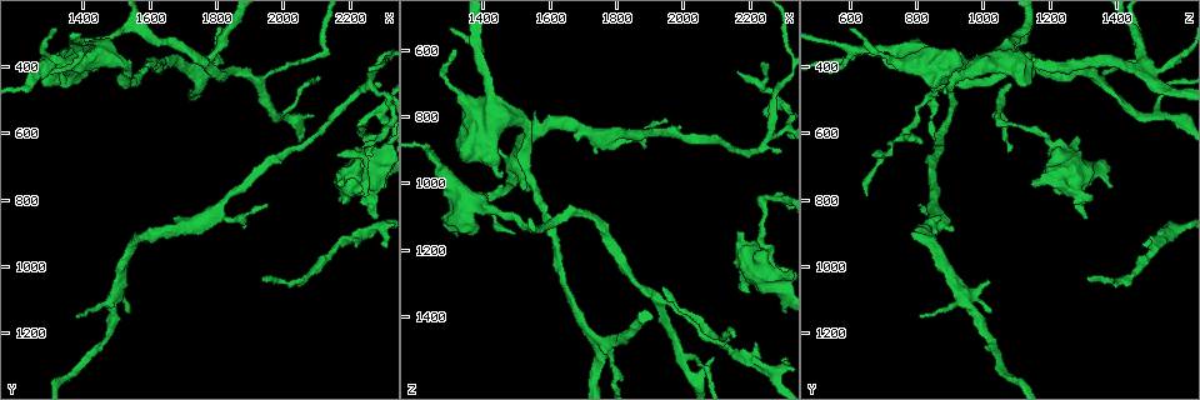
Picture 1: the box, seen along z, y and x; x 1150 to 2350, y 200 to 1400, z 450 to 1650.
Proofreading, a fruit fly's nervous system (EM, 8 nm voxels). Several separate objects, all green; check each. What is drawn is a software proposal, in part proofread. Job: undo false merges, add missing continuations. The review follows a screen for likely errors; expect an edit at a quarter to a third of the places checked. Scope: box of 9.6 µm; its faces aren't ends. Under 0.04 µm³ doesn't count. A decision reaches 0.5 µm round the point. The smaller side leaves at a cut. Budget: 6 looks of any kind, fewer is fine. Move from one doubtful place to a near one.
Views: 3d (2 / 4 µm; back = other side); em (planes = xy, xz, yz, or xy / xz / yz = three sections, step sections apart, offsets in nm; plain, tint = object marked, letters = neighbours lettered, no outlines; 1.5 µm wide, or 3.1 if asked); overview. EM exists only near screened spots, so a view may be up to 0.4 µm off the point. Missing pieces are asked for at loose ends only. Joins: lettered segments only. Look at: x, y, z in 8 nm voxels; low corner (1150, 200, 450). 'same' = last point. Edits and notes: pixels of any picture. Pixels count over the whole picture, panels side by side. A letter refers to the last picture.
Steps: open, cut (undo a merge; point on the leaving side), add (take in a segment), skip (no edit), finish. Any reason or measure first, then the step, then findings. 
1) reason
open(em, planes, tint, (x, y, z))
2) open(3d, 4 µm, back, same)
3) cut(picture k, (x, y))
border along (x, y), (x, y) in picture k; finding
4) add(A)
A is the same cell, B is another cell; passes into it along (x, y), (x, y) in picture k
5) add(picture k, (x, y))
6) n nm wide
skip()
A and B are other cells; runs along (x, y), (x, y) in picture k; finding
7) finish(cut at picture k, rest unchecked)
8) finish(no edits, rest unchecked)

abrupt turn
open(em, yz, step 4, plain, (2110, 370, 1470))

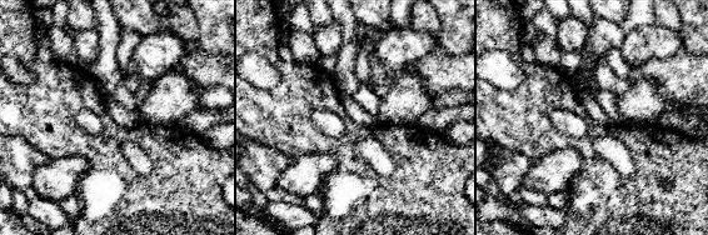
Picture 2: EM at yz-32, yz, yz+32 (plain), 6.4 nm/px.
open(em, yz, step 4, letters, same)

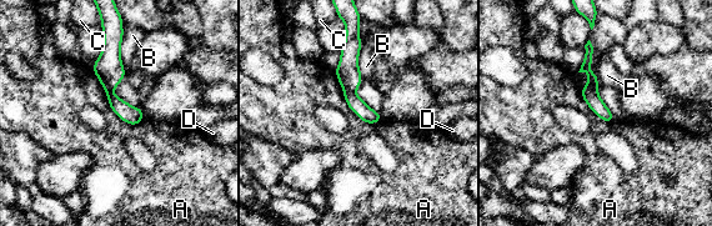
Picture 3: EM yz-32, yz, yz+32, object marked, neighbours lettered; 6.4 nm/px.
A touches over 480 nm
cut(picture 3, (359, 106))
A, B, C and D are other cells; a second cell is stuck on

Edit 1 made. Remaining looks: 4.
tapers out
open(3d, 2 µm, back, (1300, 420, 540))

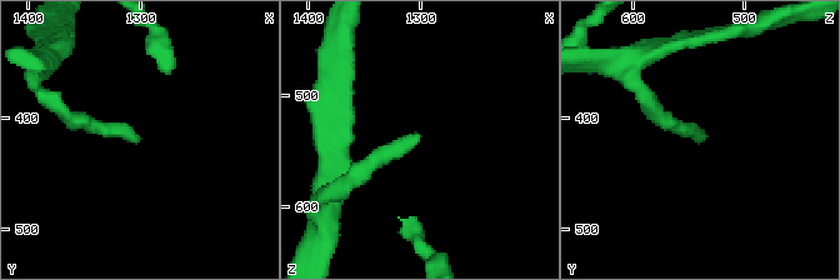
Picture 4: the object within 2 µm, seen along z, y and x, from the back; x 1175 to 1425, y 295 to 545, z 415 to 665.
open(em, xy, step 4, tint, (1302, 420, 536))

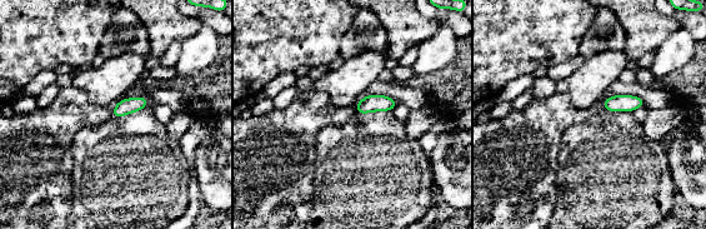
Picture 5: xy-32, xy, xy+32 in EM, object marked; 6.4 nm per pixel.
open(em, planes, letters, same)

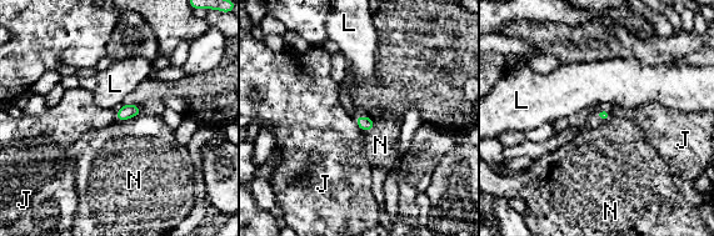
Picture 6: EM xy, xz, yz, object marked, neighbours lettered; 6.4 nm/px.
skip()
J, L and N are other cells; no lettered segment goes on from it

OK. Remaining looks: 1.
finish(cut at picture 3, rest unchecked)

